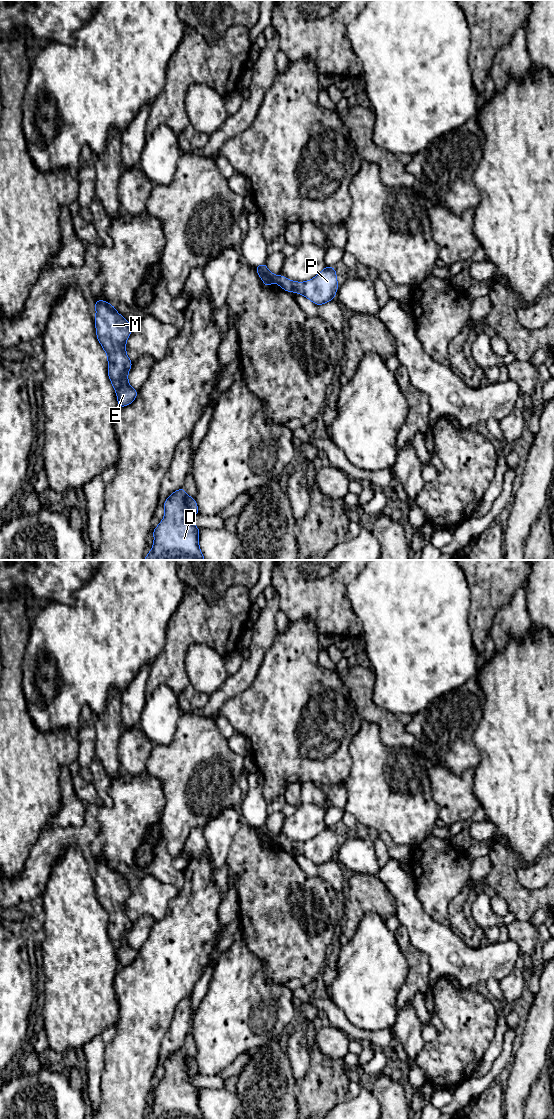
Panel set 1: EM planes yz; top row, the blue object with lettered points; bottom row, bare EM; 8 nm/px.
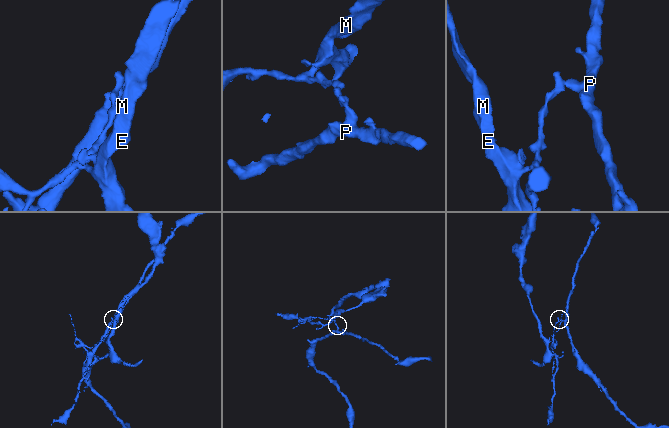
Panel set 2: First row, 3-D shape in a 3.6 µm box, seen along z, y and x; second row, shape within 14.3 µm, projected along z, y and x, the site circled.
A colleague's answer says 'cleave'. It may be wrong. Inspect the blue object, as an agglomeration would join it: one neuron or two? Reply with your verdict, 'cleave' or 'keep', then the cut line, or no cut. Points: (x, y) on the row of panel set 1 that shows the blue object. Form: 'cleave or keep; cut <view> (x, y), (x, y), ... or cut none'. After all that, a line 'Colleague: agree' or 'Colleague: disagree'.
cleave; cut yz (278, 276), (276, 282)
Colleague: agree

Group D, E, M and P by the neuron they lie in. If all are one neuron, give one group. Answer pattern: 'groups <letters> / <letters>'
groups D E M / P

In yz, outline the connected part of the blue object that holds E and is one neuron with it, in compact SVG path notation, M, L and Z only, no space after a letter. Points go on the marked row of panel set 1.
M96 300L95 308L96 335L108 358L109 379L116 391L119 408L125 407L138 395L128 382L132 362L126 354L126 341L132 325L115 310L114 305L104 300Z

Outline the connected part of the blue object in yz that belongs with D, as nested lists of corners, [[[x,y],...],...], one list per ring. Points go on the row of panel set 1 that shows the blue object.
[[[184,487],[165,500],[164,512],[164,518],[153,531],[153,547],[144,560],[205,560],[198,544],[200,528],[191,521],[199,509],[195,499],[186,494]]]

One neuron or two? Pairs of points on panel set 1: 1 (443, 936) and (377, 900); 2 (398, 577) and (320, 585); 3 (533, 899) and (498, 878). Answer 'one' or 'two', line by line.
1: two
2: two
3: one

